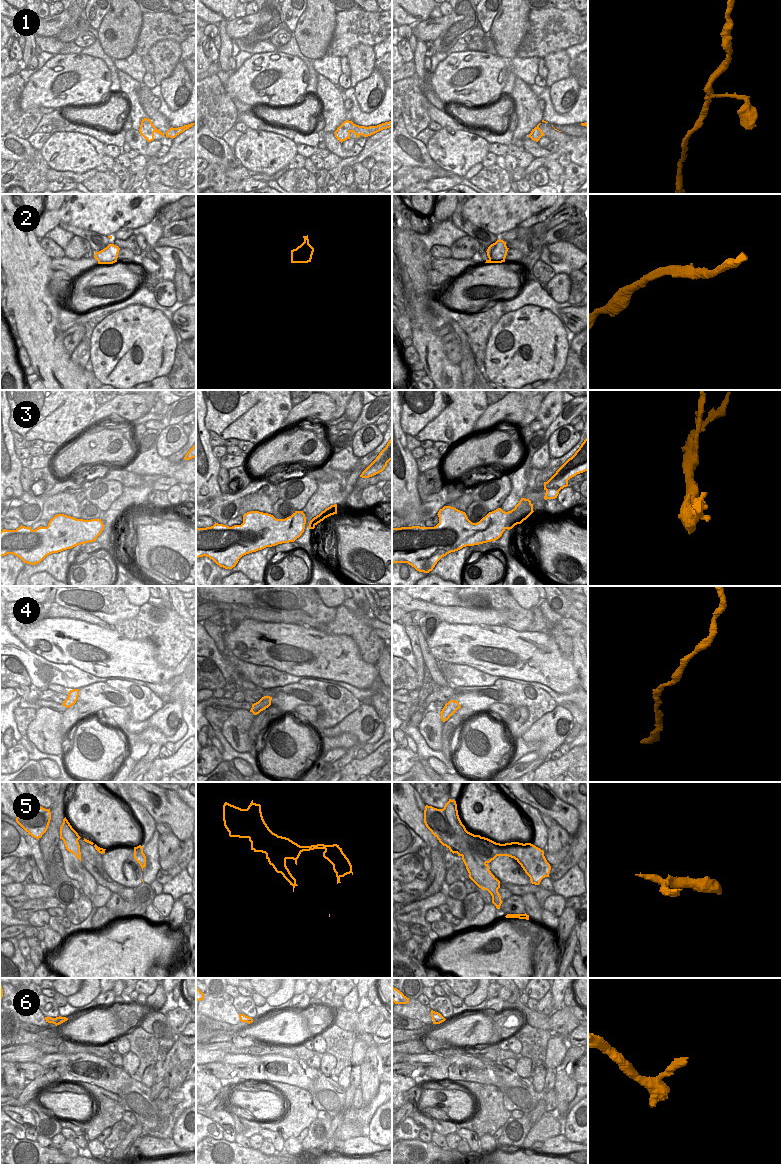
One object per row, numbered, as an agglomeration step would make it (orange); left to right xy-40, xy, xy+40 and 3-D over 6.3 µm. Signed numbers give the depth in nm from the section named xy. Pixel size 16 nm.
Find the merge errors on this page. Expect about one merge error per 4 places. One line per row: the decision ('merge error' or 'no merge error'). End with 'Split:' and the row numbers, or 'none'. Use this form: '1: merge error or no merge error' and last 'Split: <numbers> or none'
1: no merge error
2: no merge error
3: no merge error
4: no merge error
5: merge error
6: no merge error
Split: 5

